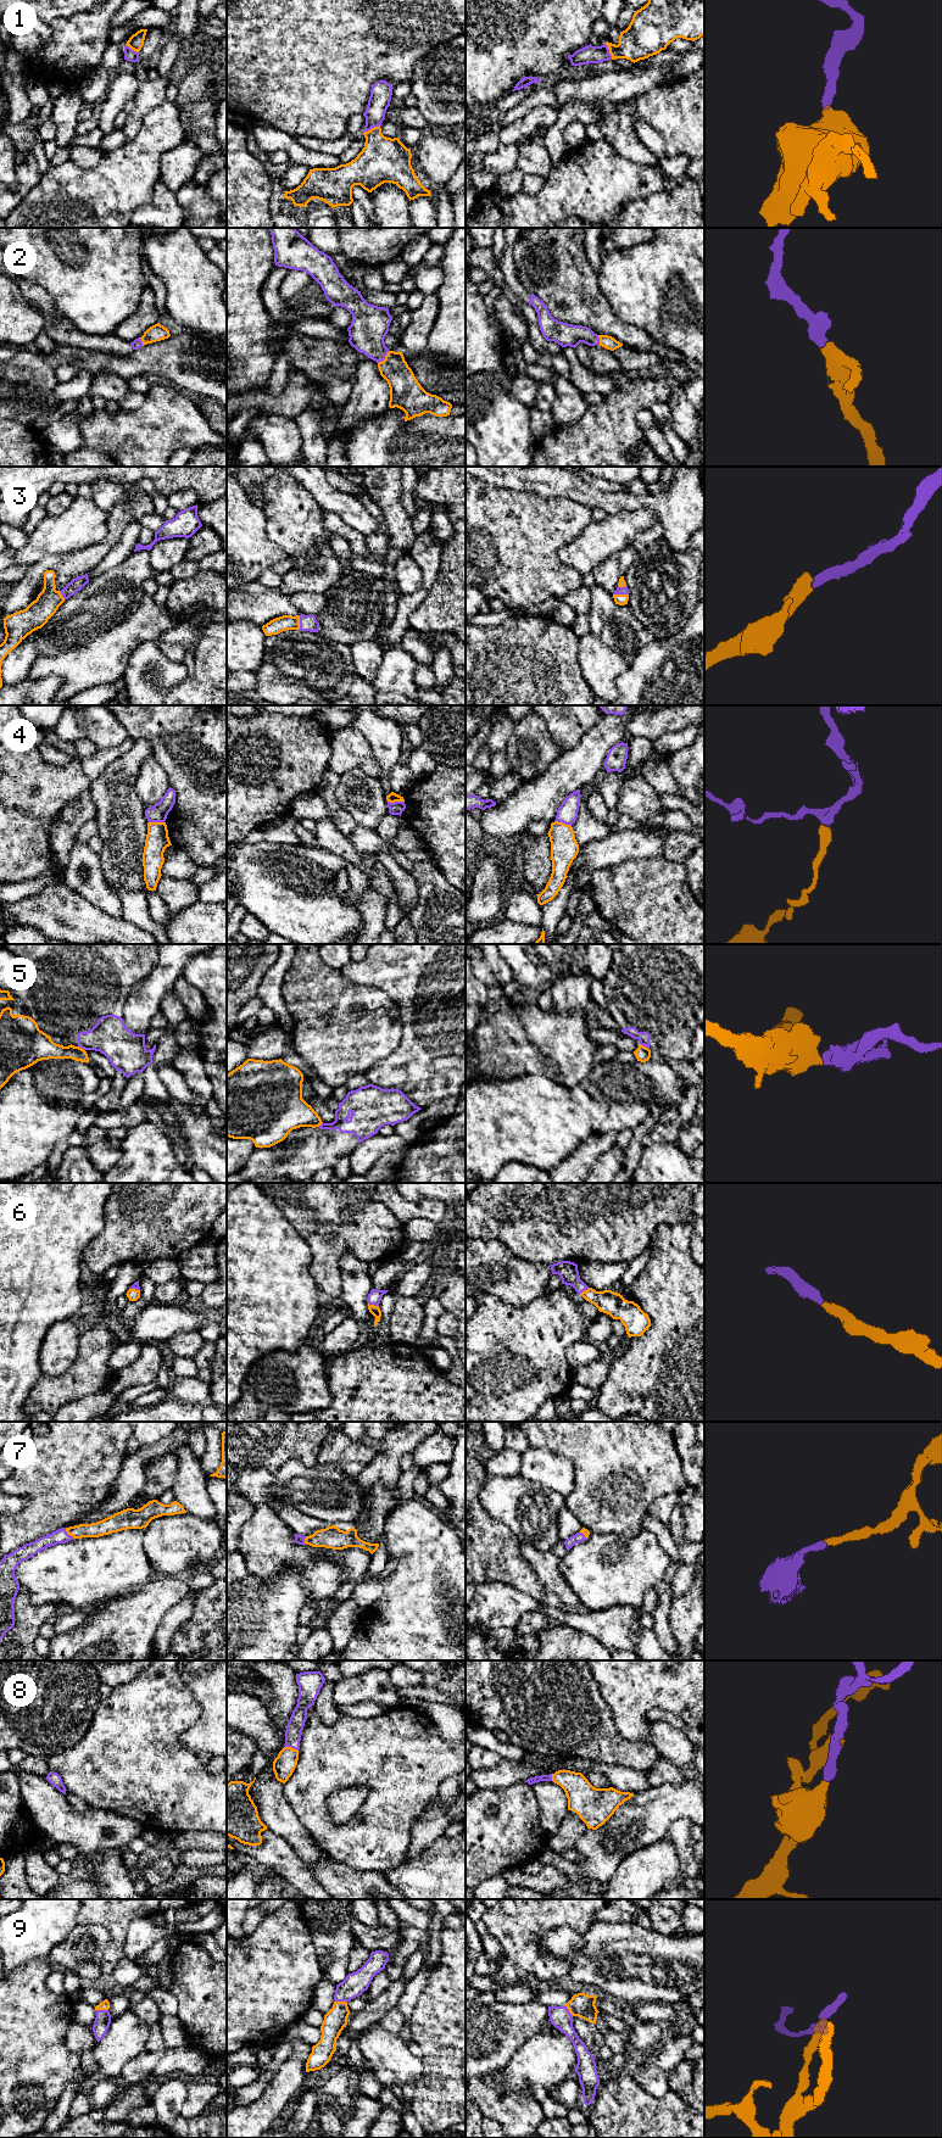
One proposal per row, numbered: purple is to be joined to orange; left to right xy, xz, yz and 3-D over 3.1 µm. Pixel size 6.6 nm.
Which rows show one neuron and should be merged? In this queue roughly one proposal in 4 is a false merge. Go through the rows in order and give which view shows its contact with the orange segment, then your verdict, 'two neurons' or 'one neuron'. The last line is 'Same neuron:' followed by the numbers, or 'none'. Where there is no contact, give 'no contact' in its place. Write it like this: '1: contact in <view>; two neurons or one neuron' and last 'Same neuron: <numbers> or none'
1: contact in xz; one neuron
2: contact in xz; one neuron
3: contact in yz; one neuron
4: contact in xz; two neurons
5: contact in yz; two neurons
6: contact in xz; one neuron
7: contact in xy; one neuron
8: contact in xz; one neuron
9: contact in xy; one neuron
Same neuron: 1, 2, 3, 6, 7, 8, 9

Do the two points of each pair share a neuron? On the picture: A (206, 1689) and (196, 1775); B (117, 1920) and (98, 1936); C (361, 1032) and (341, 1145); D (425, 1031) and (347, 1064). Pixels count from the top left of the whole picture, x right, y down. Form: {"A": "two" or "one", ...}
{"A": "two", "B": "two", "C": "two", "D": "two"}

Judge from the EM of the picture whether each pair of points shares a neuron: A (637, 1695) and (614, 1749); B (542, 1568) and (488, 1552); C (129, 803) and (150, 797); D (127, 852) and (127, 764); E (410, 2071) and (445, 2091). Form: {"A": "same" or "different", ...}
{"A": "different", "B": "different", "C": "different", "D": "same", "E": "different"}

